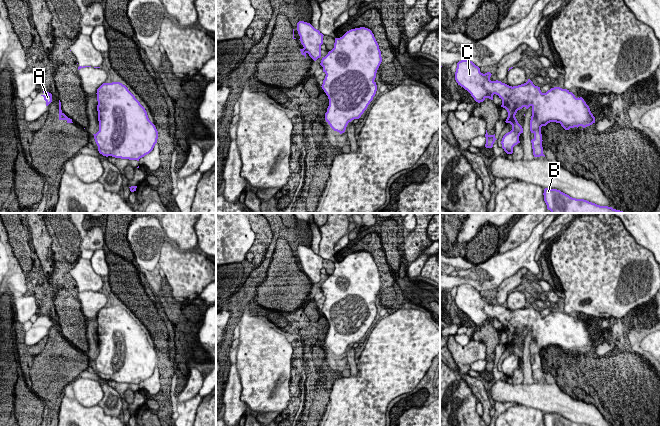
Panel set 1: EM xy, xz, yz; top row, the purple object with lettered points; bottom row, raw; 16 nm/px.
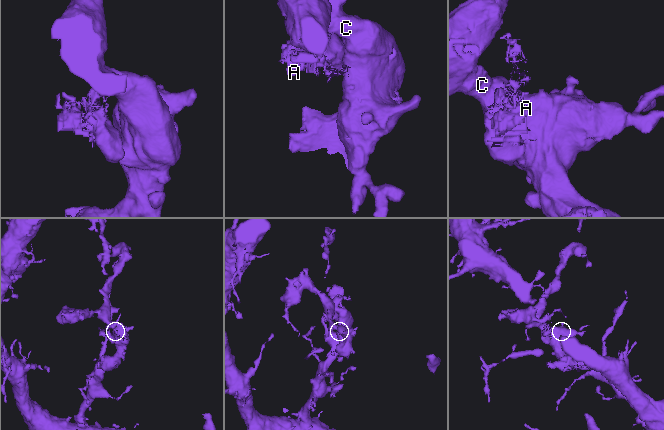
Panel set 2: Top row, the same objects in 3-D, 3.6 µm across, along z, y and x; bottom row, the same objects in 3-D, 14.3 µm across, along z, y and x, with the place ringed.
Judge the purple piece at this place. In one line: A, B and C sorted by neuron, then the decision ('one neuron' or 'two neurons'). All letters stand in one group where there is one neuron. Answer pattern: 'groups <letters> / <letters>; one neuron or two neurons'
groups A / B C; two neurons

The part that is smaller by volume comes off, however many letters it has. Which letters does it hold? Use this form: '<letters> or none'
A

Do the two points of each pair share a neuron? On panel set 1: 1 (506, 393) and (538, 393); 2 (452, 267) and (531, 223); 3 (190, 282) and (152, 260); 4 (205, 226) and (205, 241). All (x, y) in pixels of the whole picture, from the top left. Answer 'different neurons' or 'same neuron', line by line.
1: same neuron
2: different neurons
3: different neurons
4: same neuron

